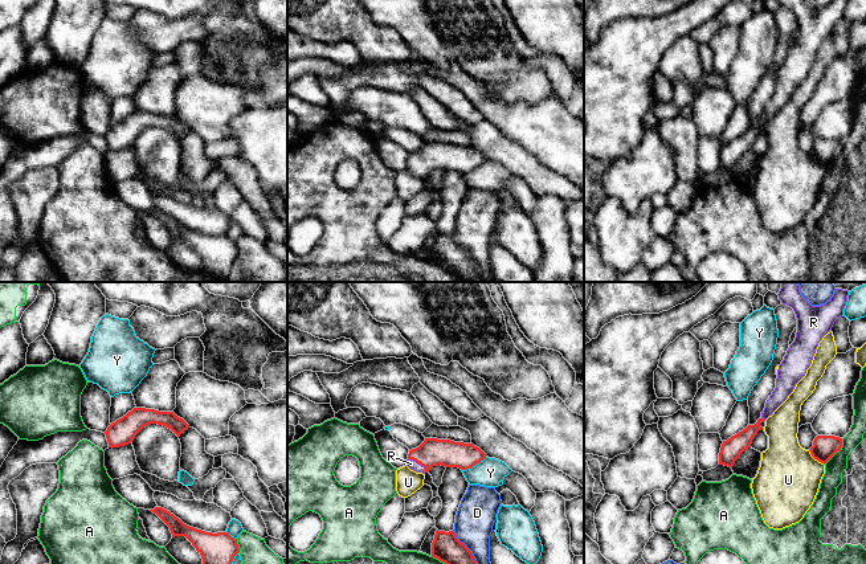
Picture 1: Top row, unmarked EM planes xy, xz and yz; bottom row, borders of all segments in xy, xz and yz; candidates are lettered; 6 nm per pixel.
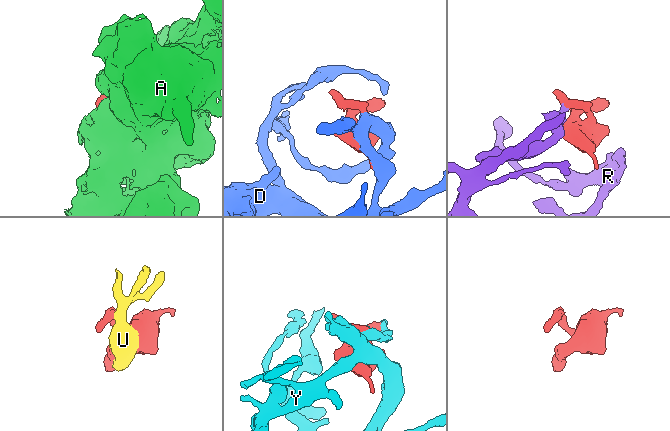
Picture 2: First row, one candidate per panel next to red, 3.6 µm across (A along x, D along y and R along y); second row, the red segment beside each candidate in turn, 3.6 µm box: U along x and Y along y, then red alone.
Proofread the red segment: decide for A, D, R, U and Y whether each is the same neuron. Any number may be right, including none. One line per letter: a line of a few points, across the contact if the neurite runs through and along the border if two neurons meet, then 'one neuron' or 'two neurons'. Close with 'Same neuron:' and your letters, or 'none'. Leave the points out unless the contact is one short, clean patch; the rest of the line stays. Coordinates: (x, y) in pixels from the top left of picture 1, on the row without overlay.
A: two neurons
D: two neurons
R: xz (432, 155), (419, 166), (411, 167) | one neuron
U: two neurons
Y: two neurons
Same neuron: R

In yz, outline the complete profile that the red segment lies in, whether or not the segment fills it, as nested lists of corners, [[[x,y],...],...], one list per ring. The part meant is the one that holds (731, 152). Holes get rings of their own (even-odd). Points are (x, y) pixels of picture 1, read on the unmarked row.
[[[779,0],[779,3],[783,8],[792,11],[796,17],[796,41],[779,69],[776,91],[767,103],[761,120],[755,128],[748,128],[722,147],[719,168],[731,172],[740,158],[751,151],[753,140],[763,132],[760,127],[773,118],[805,79],[818,46],[830,36],[834,25],[843,19],[847,5],[847,0],[832,0],[825,8],[812,9],[804,0]]]

